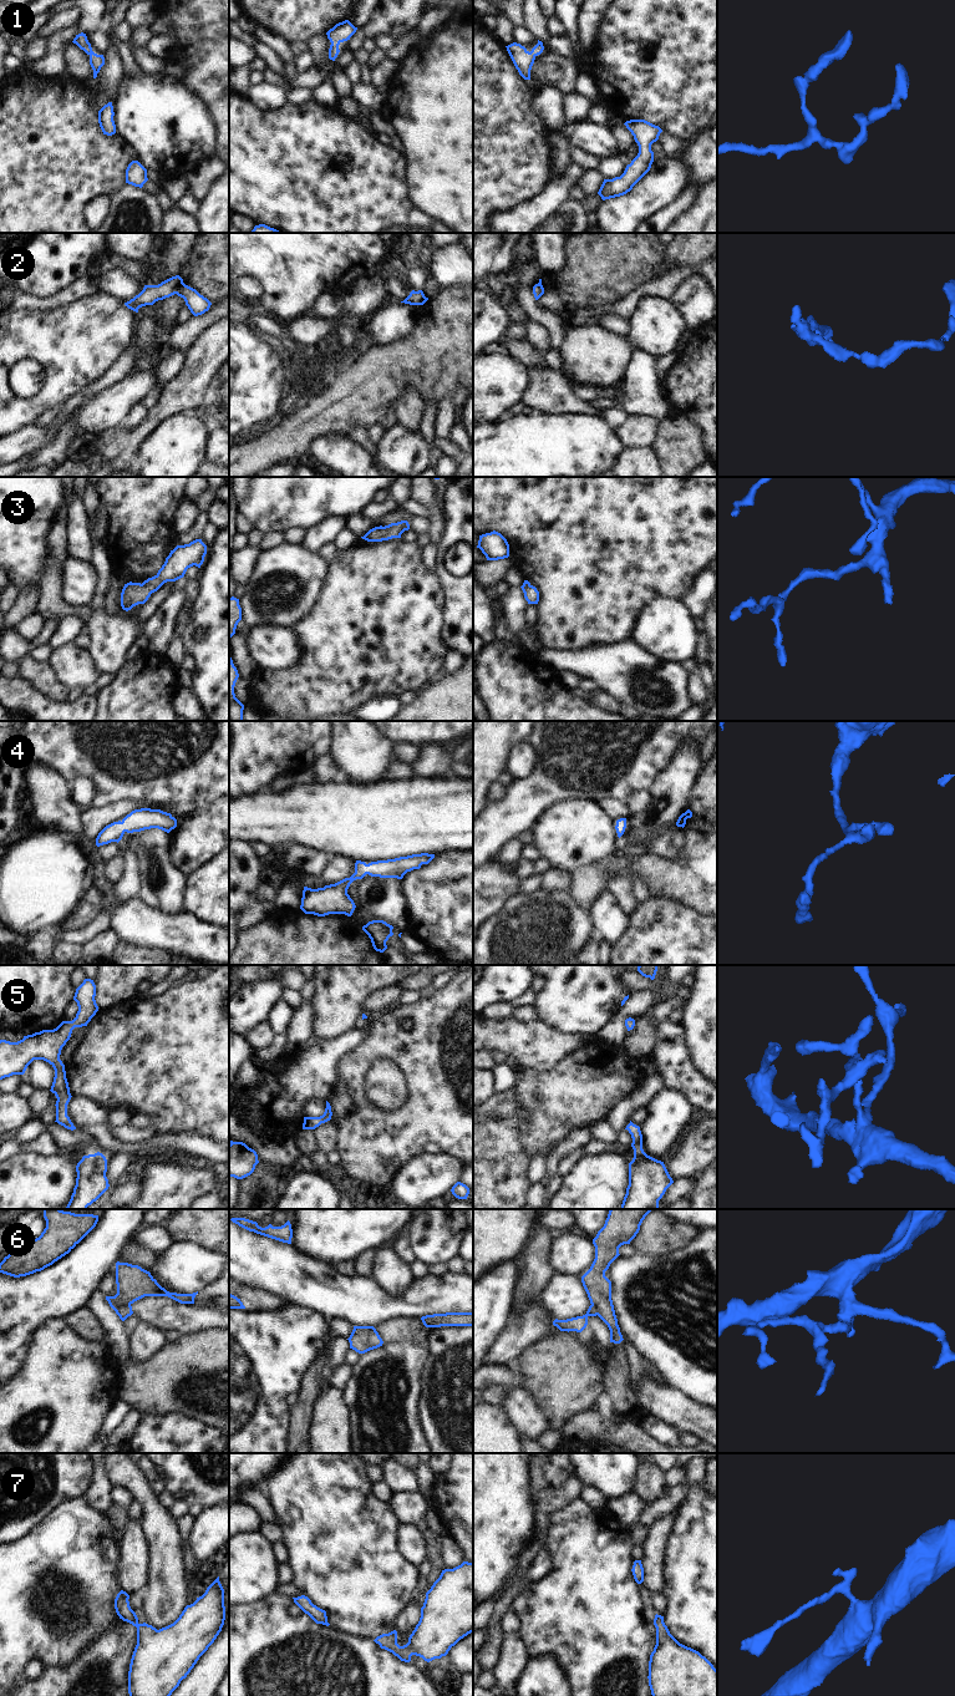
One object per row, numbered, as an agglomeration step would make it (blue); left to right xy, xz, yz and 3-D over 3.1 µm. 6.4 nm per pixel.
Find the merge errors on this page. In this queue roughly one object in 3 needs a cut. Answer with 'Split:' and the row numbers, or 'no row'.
Split: 6

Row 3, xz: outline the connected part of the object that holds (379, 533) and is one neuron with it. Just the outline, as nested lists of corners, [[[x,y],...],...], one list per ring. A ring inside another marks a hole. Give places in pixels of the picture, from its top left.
[[[401,521],[397,523],[391,523],[391,524],[385,525],[385,527],[382,527],[382,525],[375,527],[375,528],[370,529],[361,538],[367,540],[367,542],[382,542],[382,540],[388,540],[392,538],[401,538],[401,534],[408,529],[410,529],[408,522]]]

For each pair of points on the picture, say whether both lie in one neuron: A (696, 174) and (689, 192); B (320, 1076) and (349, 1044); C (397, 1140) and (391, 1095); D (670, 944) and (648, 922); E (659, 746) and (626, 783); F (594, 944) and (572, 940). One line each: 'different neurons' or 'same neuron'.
A: different neurons
B: same neuron
C: different neurons
D: same neuron
E: same neuron
F: different neurons

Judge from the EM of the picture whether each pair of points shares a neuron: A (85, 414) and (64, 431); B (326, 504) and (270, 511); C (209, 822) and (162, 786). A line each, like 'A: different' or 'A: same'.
A: different
B: same
C: same

